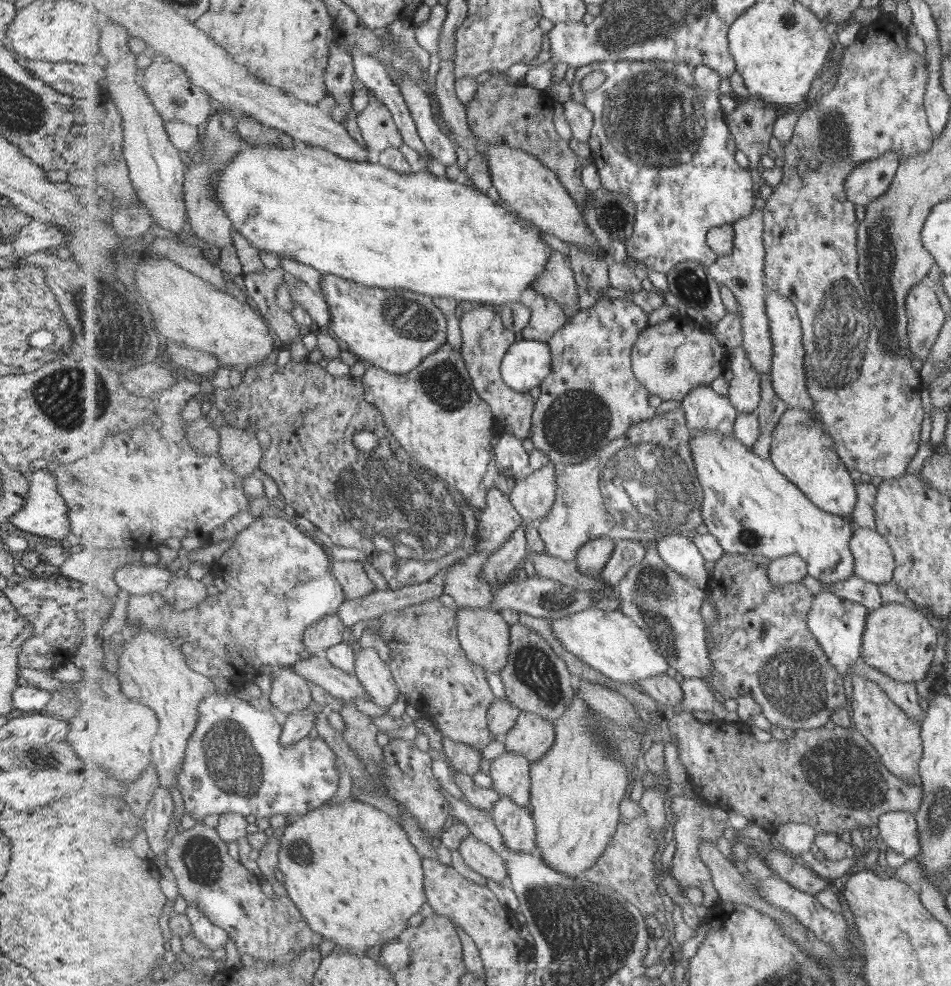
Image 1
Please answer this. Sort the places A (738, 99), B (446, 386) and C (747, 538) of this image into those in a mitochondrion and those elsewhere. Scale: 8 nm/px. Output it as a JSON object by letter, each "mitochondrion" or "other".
{"A":"other","B":"mitochondrion","C":"mitochondrion"}

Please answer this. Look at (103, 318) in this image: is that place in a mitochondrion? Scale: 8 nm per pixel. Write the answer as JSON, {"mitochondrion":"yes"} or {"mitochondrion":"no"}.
{"mitochondrion":"yes"}

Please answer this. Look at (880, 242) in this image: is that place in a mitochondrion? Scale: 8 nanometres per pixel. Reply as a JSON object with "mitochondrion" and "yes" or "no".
{"mitochondrion":"yes"}

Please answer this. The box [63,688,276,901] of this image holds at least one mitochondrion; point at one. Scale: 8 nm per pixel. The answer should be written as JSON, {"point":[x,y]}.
{"point":[232,762]}

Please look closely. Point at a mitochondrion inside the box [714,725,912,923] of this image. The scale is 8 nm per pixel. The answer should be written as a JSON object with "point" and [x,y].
{"point":[840,769]}

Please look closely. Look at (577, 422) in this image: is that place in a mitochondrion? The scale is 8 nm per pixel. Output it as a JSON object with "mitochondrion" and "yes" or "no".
{"mitochondrion":"yes"}

